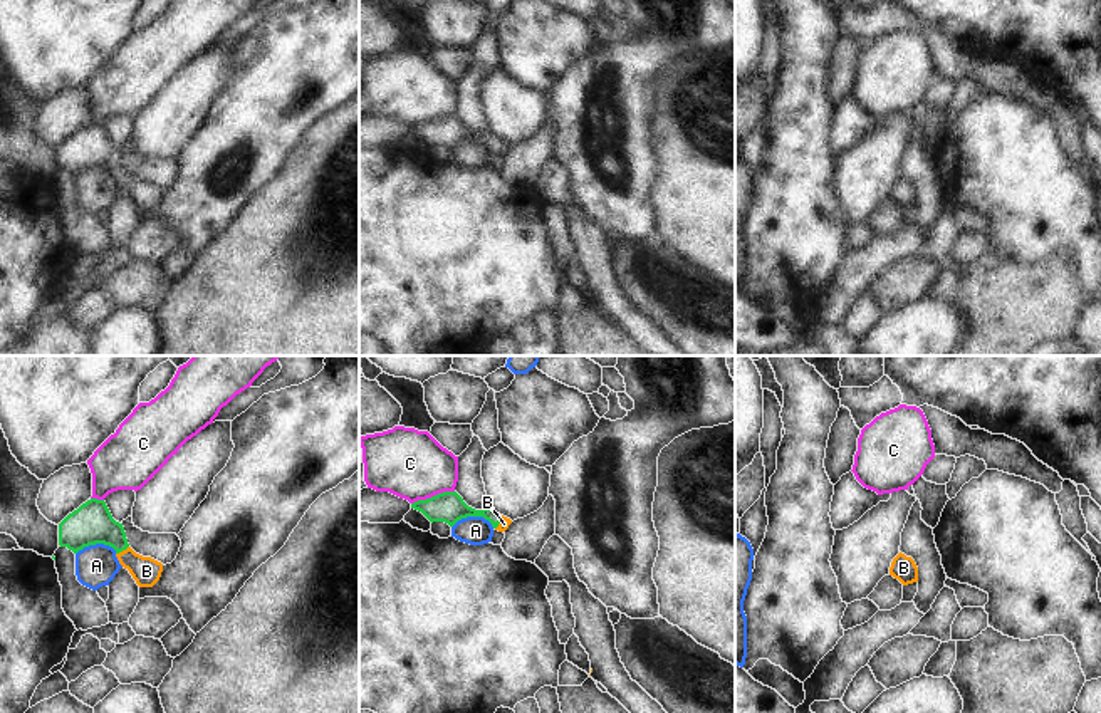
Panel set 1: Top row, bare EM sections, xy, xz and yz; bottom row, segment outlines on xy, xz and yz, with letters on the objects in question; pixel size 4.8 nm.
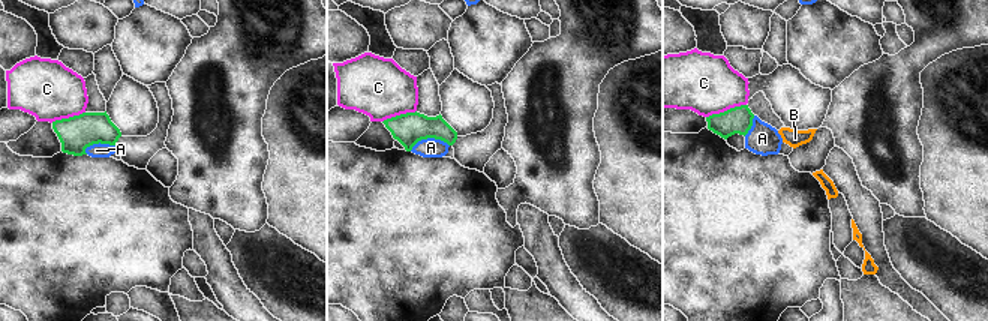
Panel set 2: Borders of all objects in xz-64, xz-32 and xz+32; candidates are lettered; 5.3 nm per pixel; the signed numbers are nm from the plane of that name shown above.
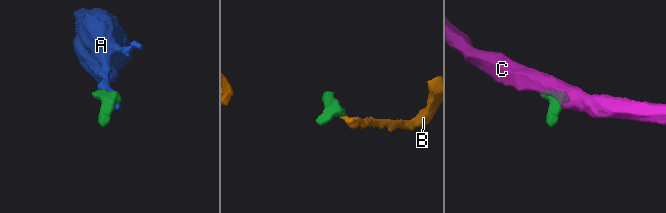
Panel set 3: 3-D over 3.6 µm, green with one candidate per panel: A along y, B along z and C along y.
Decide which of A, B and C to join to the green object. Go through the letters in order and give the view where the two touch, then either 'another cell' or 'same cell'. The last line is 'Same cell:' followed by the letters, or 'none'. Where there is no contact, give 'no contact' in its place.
A: contact in xz; another cell
B: contact in xy; same cell
C: contact in xz; another cell
Same cell: B

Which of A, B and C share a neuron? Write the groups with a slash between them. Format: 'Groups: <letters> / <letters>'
Groups: A / B / C

